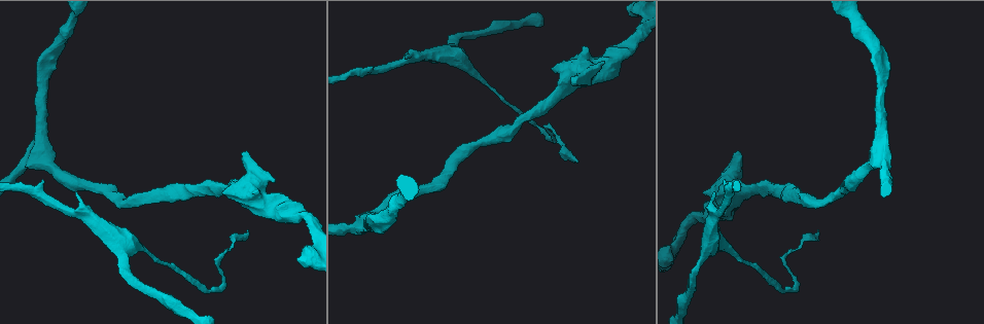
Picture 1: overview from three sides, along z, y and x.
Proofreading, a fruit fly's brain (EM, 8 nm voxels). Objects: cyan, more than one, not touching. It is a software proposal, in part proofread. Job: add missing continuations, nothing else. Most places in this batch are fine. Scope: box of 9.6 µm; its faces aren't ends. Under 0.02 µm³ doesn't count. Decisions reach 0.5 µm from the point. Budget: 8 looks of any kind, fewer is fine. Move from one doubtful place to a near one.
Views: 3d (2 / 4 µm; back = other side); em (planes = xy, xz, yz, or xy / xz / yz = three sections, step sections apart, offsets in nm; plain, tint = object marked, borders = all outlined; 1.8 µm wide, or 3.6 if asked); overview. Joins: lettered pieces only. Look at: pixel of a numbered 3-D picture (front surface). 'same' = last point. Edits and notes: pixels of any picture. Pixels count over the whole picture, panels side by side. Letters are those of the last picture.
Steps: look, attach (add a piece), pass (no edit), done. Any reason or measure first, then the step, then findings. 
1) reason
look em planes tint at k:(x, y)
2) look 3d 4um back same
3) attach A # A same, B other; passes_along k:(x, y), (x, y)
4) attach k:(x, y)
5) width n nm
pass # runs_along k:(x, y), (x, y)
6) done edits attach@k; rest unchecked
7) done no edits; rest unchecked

free end
look em planes borders at 1:(715, 193)

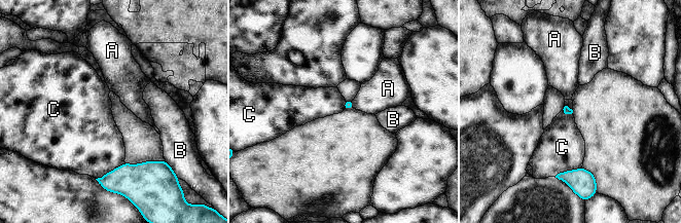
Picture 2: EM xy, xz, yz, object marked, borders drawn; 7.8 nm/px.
longest_contact C 260 nm
pass # A other, B other, C other; border 2:(124, 162), (96, 179); none of them fits

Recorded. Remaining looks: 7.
calibre changes
look em planes borders at 1:(707, 249)

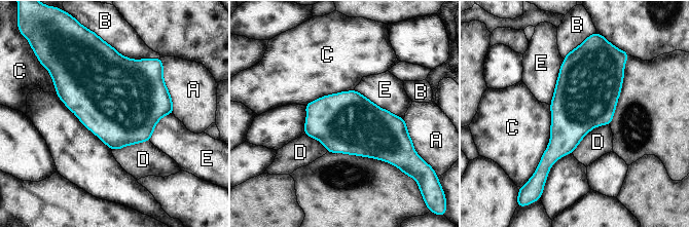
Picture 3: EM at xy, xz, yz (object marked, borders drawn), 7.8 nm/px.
width 480 nm
pass # A other, B other, C other, D other, E other; no lettered piece goes on from it

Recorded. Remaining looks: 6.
stops while still wide
look em xy step 8 borders at 1:(246, 150)

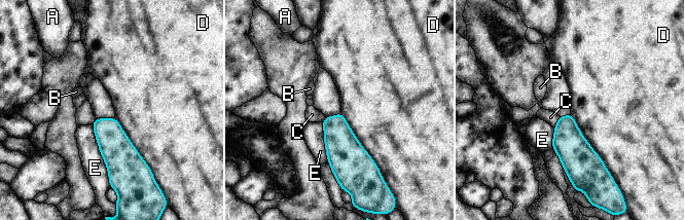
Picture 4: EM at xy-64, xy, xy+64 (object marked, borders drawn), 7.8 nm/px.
pass # A other, B other, C other, D other, E other; border 4:(340, 112), (353, 134), (380, 171); none of them fits

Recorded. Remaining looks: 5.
thin end
look 3d 4um at 1:(247, 230)

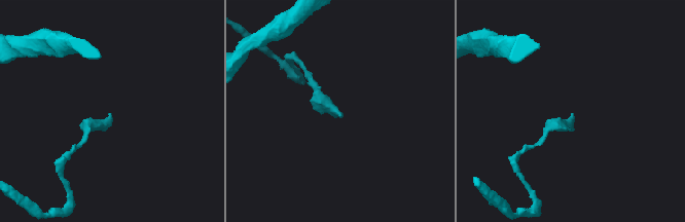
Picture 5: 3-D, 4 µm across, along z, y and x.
look em xy step 16 tint at 5:(339, 116)

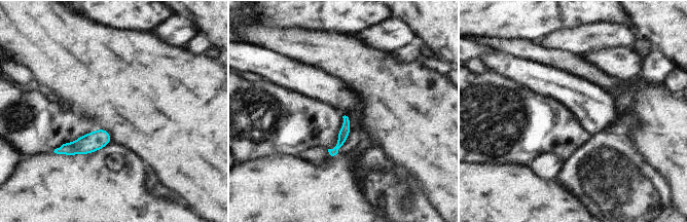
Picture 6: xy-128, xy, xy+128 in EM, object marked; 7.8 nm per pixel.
look em planes borders same

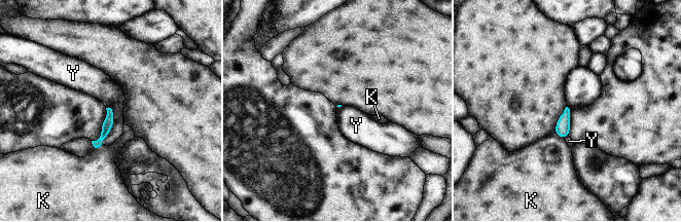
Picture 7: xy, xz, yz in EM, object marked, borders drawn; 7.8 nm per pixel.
pass # K other, Y other; border 7:(108, 106), (113, 124), (101, 144); no lettered piece goes on from it

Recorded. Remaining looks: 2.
done no edits; rest unchecked

